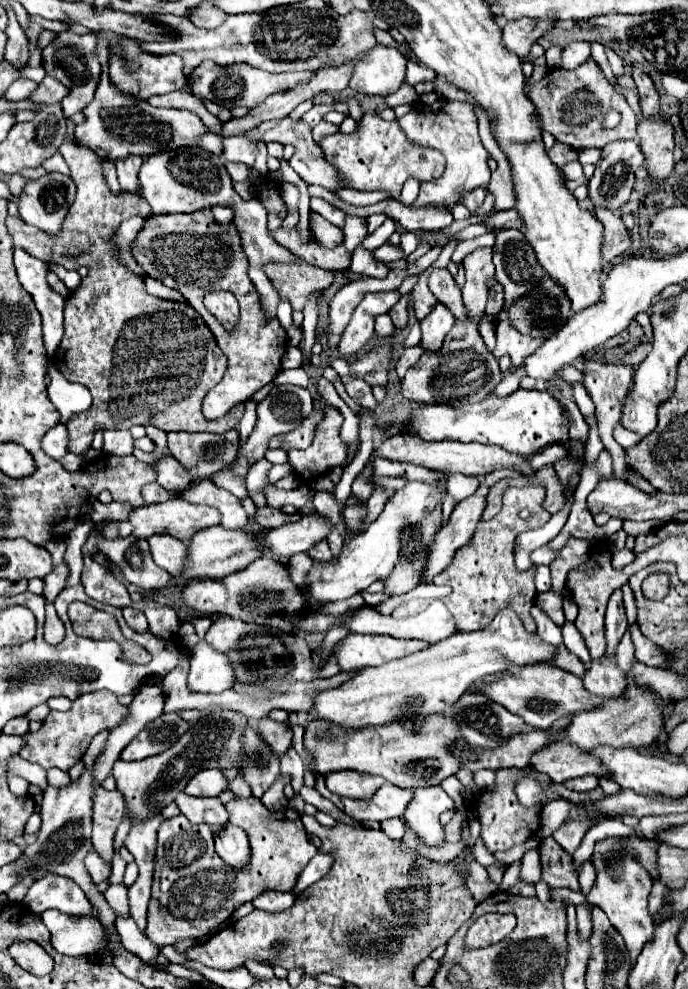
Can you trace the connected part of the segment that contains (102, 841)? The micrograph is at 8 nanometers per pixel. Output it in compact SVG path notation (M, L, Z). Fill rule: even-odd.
M97 788L95 804L93 804L93 850L103 858L103 862L111 868L113 860L113 838L115 830L125 814L125 798L121 792L109 792L105 788Z

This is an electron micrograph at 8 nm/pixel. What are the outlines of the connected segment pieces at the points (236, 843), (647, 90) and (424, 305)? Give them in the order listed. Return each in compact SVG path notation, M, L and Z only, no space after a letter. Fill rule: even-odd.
M227 824L221 832L215 834L215 850L223 862L237 870L247 868L251 860L251 846L247 842L247 836L233 824Z
M635 64L633 66L633 80L637 84L637 94L639 94L643 116L655 116L659 112L659 94L657 94L657 88L655 88L651 76L645 74L641 70L641 66Z
M428 268L426 271L421 273L421 276L417 278L417 284L413 286L413 290L411 290L411 300L413 300L413 310L415 310L415 316L419 318L419 320L423 320L431 310L433 310L433 306L437 304L437 298L429 292L429 288L427 288L427 274L429 274Z

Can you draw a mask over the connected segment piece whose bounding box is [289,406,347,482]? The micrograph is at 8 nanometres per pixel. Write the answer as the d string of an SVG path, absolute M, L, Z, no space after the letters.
M327 406L325 418L317 426L315 440L307 450L291 450L289 464L303 476L305 482L313 480L317 474L325 474L329 468L343 466L347 460L347 444L341 440L343 416L337 408Z

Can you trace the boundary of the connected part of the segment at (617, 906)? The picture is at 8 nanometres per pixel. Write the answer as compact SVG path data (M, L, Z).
M607 838L597 842L591 860L593 864L597 864L597 880L591 892L587 894L587 900L591 904L597 904L609 916L611 924L627 944L631 966L635 966L637 956L641 954L643 946L653 938L653 932L655 932L653 918L647 910L647 898L653 886L653 878L631 854L623 852L619 838Z

